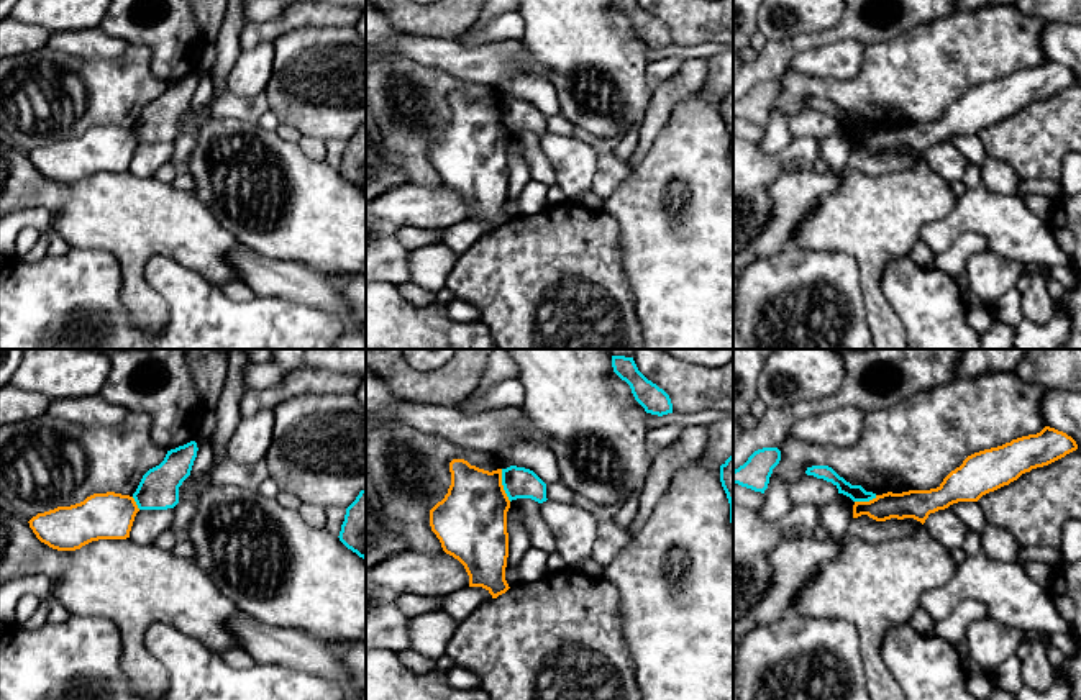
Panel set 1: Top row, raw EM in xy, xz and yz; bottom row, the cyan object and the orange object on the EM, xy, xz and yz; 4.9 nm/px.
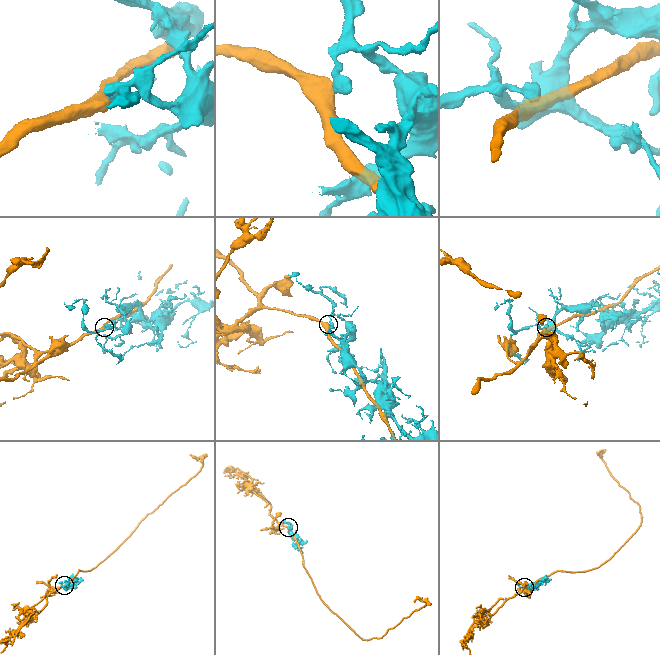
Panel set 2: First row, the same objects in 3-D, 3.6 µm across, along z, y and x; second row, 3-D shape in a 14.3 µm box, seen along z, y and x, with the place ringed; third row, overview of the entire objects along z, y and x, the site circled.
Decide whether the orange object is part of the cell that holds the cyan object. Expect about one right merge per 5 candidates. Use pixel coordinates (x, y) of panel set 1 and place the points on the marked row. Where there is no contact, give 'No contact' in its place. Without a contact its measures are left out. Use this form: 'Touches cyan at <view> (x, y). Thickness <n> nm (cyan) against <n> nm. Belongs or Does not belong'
Touches cyan at xz (502, 484). Thickness 160 nm (cyan) against 360 nm. Does not belong

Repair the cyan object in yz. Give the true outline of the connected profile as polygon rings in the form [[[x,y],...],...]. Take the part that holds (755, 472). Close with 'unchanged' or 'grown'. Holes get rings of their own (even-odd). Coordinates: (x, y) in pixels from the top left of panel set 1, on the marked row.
[[[778,448],[758,449],[743,466],[733,470],[733,484],[764,493],[779,461],[781,451]]]; unchanged

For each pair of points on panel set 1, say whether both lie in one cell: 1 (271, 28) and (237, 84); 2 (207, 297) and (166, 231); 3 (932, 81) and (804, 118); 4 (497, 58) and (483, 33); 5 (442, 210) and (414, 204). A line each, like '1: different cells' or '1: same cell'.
1: different cells
2: different cells
3: different cells
4: different cells
5: same cell

